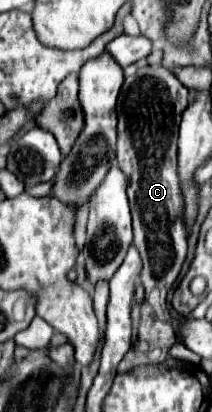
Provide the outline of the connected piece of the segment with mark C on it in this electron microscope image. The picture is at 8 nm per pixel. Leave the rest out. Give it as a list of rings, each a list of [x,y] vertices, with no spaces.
[[[142,66],[136,70],[134,76],[128,76],[120,90],[120,104],[118,104],[118,142],[116,142],[116,158],[120,170],[128,176],[128,200],[132,208],[134,220],[134,246],[142,258],[140,282],[146,290],[144,302],[140,306],[138,326],[132,336],[132,348],[122,358],[118,372],[126,372],[128,368],[140,364],[158,364],[164,362],[172,344],[176,344],[176,332],[170,322],[168,310],[168,292],[172,290],[182,264],[186,260],[186,228],[182,222],[182,196],[178,186],[178,172],[176,172],[176,156],[178,156],[178,122],[182,110],[188,106],[188,88],[174,76],[172,70],[164,66]]]

